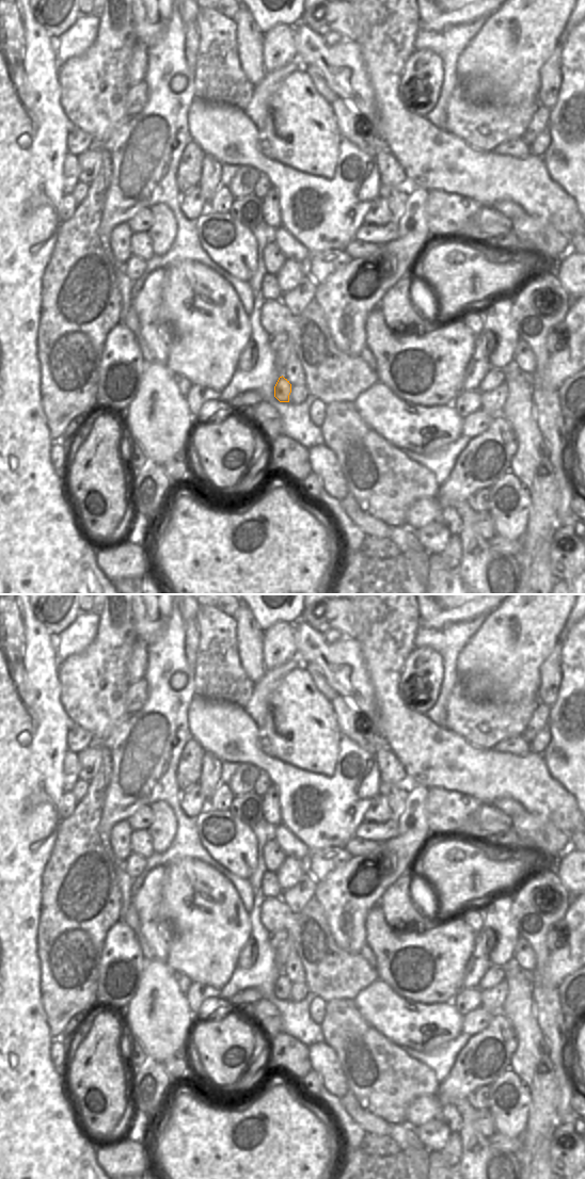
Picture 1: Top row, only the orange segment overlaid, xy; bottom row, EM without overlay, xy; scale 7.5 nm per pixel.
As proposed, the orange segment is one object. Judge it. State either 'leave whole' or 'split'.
leave whole

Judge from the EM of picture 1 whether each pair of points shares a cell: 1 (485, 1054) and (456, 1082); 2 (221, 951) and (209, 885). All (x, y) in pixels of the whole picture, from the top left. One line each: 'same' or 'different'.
1: same
2: same

